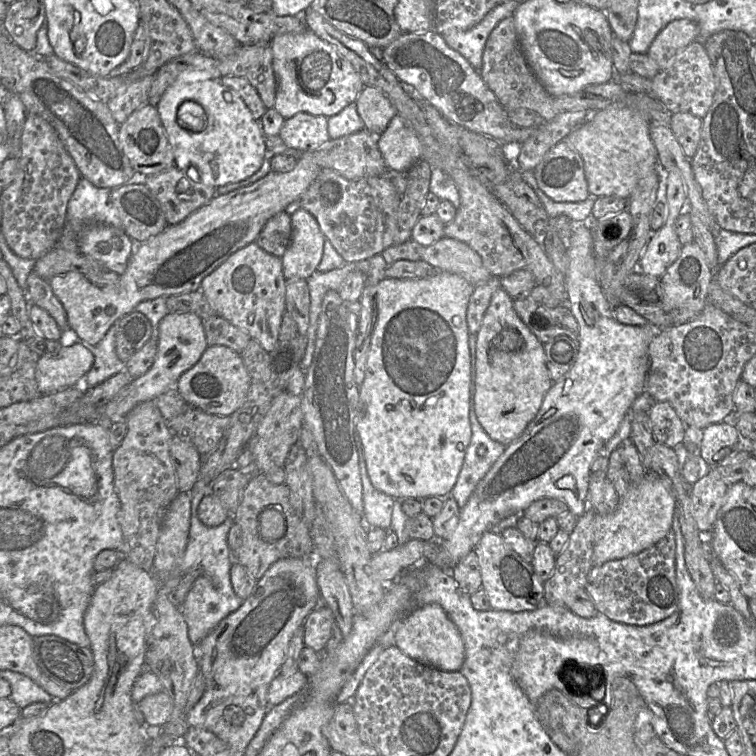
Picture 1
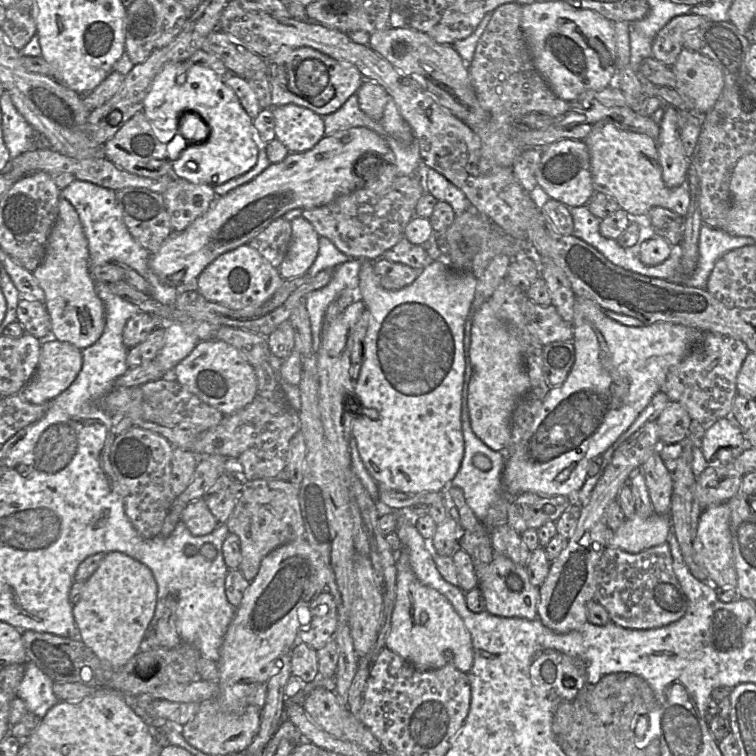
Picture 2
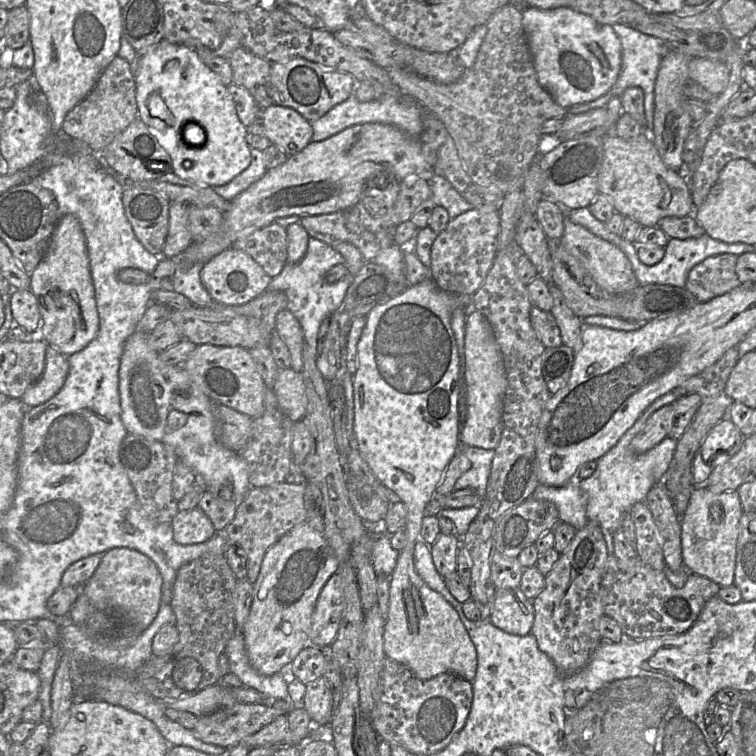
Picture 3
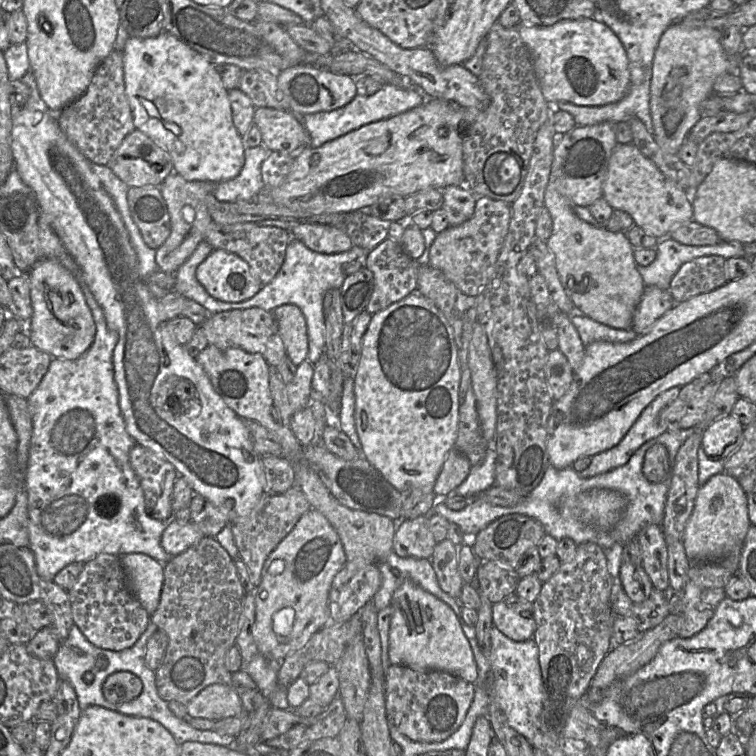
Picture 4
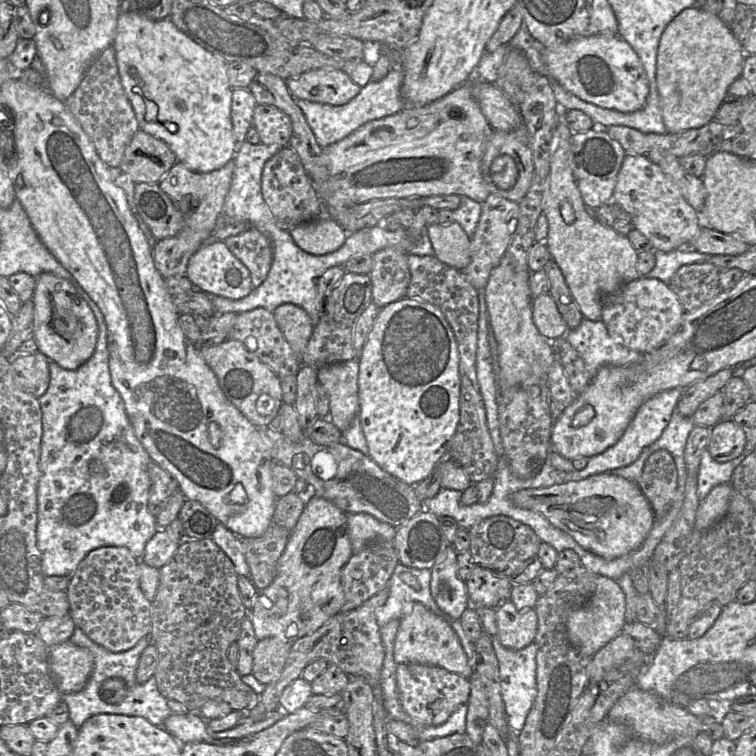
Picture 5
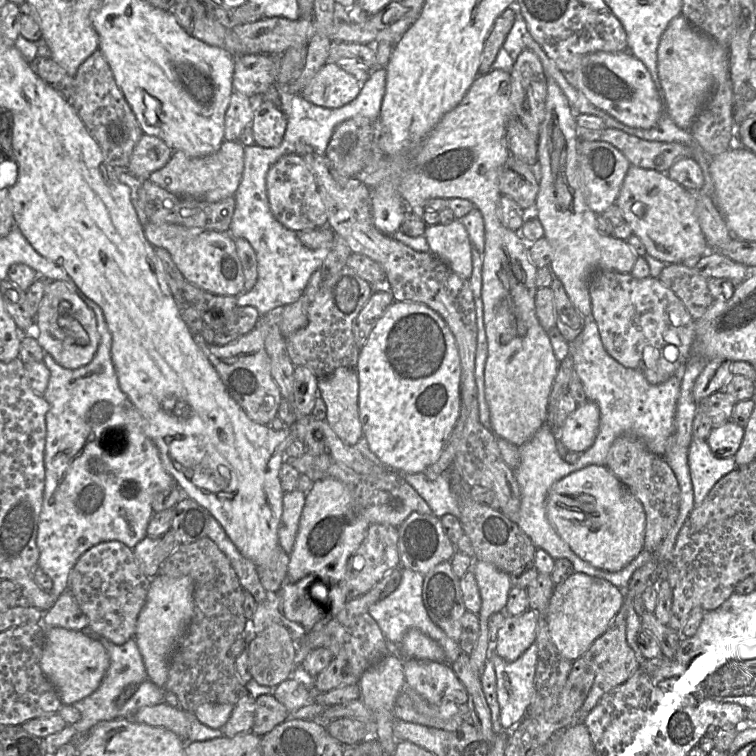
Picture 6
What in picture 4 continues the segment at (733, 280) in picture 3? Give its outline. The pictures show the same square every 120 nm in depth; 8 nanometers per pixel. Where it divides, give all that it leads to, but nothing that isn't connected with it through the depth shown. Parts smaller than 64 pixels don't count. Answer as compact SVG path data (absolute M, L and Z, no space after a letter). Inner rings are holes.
M710 255L683 264L671 280L669 292L675 303L709 293L728 280L725 274L726 259Z

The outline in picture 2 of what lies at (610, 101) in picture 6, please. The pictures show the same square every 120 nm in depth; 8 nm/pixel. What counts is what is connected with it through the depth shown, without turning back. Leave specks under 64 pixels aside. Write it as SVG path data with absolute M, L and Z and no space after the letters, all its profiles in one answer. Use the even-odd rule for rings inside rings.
M563 1L536 2L523 6L521 28L534 66L559 99L572 103L588 90L601 91L612 86L617 70L614 23L595 11L576 8Z

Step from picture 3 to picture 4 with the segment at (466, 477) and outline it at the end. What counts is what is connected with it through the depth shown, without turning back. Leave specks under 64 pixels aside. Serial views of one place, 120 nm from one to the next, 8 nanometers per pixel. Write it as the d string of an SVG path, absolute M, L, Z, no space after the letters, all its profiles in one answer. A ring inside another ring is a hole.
M489 444L482 463L471 466L467 478L455 489L455 493L467 499L473 499L493 486L495 484L496 459L497 453Z

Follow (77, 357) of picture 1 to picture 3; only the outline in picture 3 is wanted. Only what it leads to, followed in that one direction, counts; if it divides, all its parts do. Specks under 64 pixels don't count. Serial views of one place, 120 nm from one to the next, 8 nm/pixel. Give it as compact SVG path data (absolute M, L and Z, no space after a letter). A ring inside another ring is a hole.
M47 345L44 372L41 378L21 397L24 406L35 407L50 400L61 390L68 373L68 357L54 346Z

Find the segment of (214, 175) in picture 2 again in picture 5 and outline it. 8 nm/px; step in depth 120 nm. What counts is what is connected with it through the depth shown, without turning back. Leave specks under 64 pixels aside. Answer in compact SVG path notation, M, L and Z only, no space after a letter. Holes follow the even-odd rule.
M127 12L118 17L112 47L140 130L163 141L194 172L218 170L234 158L238 144L231 121L233 88L223 58L194 42L170 18L150 20Z

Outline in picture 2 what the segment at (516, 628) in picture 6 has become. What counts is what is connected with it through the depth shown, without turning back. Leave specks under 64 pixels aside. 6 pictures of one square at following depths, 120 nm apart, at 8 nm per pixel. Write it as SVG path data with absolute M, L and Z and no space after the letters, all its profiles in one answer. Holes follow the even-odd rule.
M493 551L493 558L478 585L485 600L485 611L499 617L516 617L527 620L537 618L539 587L534 586L526 566L514 563L508 557Z

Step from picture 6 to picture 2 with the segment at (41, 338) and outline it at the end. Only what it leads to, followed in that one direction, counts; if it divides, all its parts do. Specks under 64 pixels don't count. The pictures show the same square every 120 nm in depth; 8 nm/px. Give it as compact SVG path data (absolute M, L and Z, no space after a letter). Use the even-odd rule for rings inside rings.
M66 199L59 200L44 259L33 275L45 294L44 305L50 316L52 337L81 350L97 342L105 328L105 308L91 275L88 241L83 226L77 211Z

